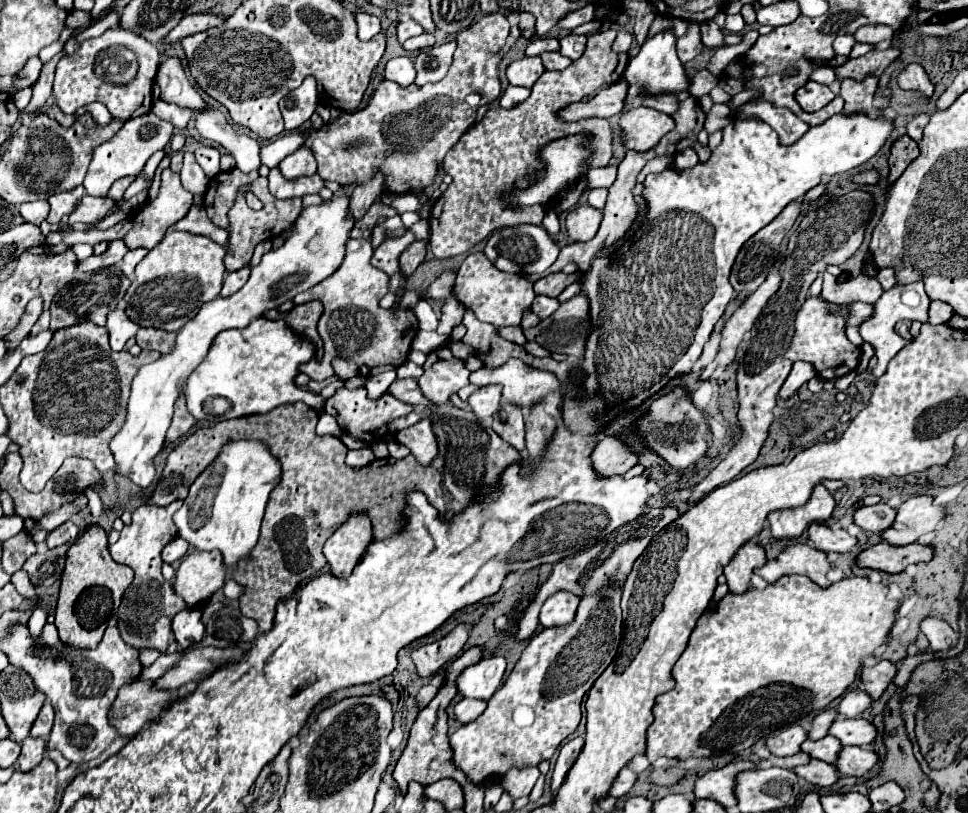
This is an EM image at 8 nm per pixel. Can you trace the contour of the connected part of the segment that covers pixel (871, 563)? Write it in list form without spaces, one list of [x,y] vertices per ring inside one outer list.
[[[878,543],[870,545],[868,549],[862,549],[860,555],[856,557],[858,567],[868,567],[868,569],[878,569],[884,573],[900,573],[906,569],[910,563],[918,561],[930,561],[932,559],[932,549],[928,545],[902,545],[902,547],[892,547],[888,543]]]

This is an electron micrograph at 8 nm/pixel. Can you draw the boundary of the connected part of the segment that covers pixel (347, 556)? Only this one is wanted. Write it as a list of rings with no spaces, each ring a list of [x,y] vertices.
[[[352,513],[348,519],[328,537],[324,555],[330,571],[336,577],[352,573],[352,567],[362,559],[366,545],[372,539],[372,525],[366,513]]]

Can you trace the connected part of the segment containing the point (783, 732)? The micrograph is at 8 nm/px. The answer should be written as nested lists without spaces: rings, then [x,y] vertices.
[[[790,725],[790,727],[784,727],[768,735],[766,749],[778,757],[794,755],[794,753],[800,753],[800,743],[806,739],[808,739],[806,729],[802,729],[800,725]]]

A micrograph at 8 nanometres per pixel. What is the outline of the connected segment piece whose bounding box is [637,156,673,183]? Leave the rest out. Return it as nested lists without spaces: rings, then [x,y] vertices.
[[[673,156],[657,157],[649,161],[637,176],[637,182],[642,183],[646,175],[662,172],[673,162]]]

